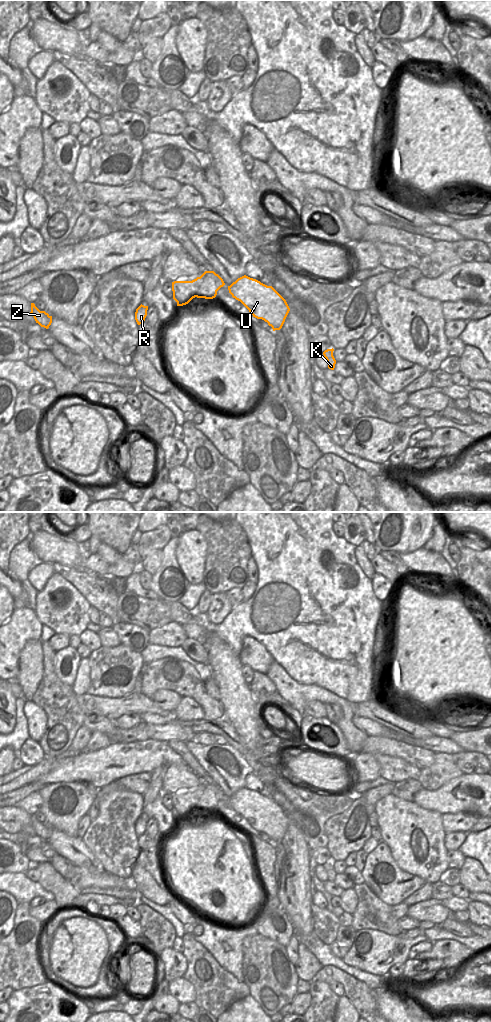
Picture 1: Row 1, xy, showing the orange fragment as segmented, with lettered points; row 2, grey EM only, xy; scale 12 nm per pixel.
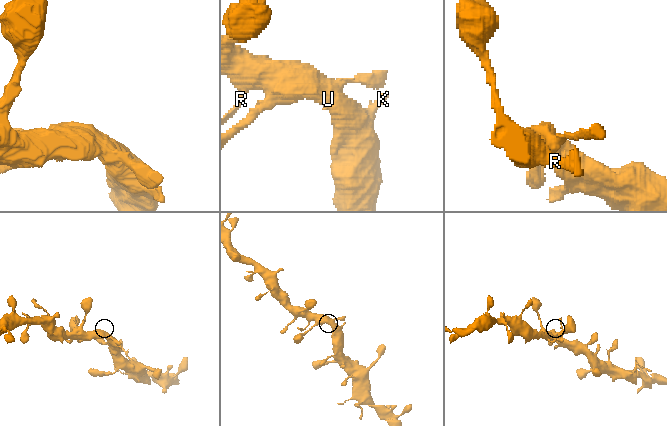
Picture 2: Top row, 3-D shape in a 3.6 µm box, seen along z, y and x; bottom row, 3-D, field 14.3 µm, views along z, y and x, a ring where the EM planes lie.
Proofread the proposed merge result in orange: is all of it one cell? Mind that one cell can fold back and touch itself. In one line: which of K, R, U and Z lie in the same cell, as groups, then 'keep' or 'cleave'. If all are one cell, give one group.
K R U Z; keep

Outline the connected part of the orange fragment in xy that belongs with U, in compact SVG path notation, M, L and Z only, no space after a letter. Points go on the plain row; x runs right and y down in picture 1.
M244 787L228 798L228 802L253 829L267 834L273 843L282 840L290 820L272 798Z

